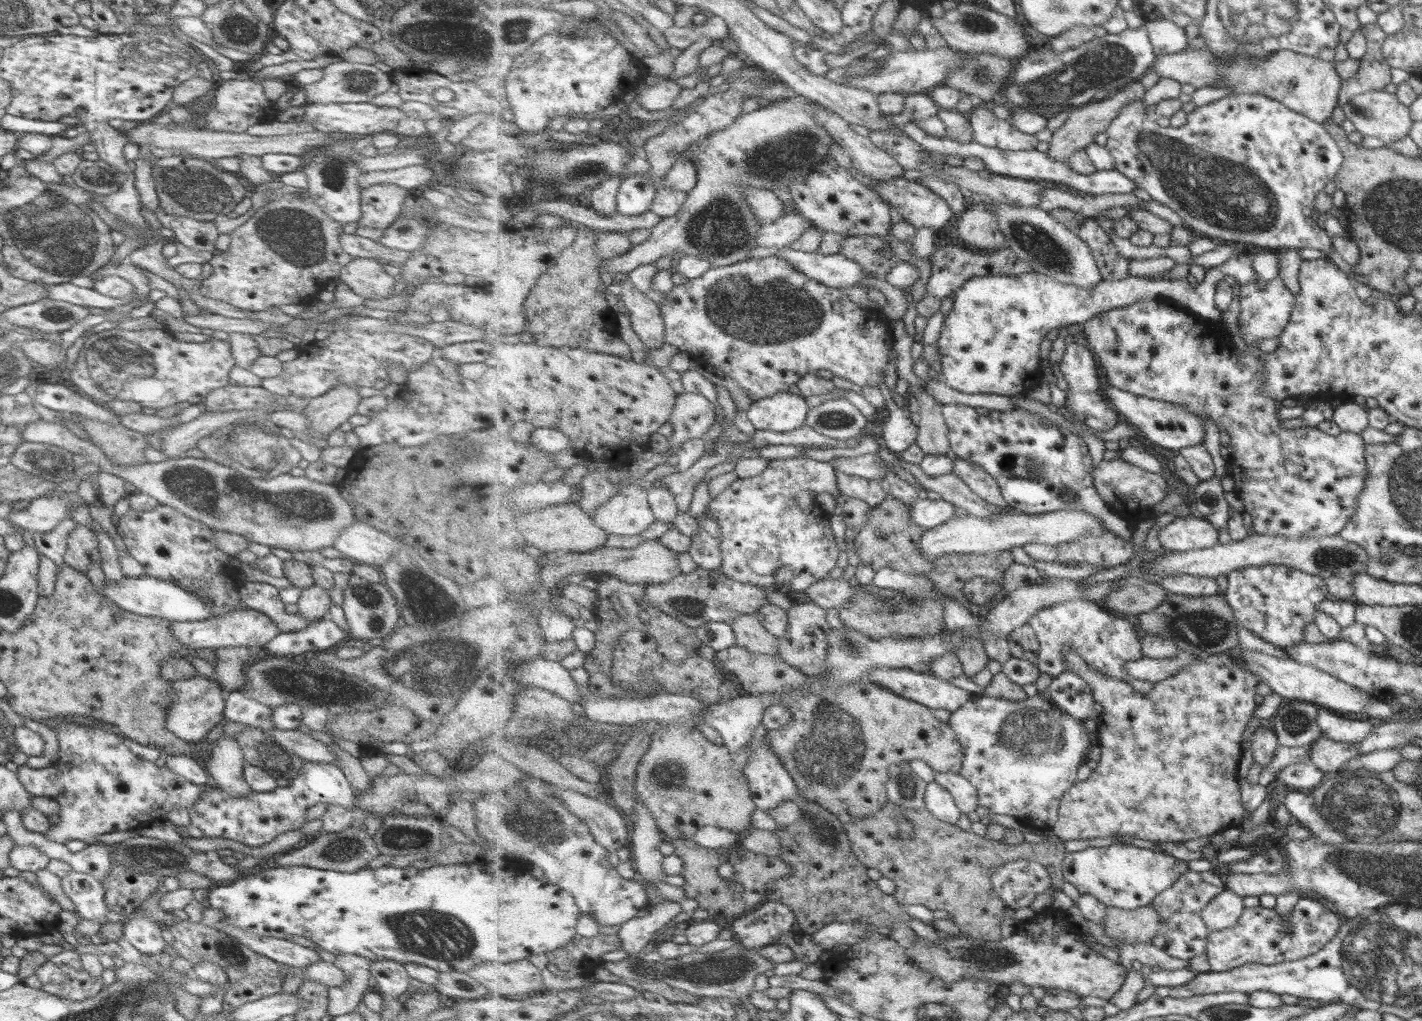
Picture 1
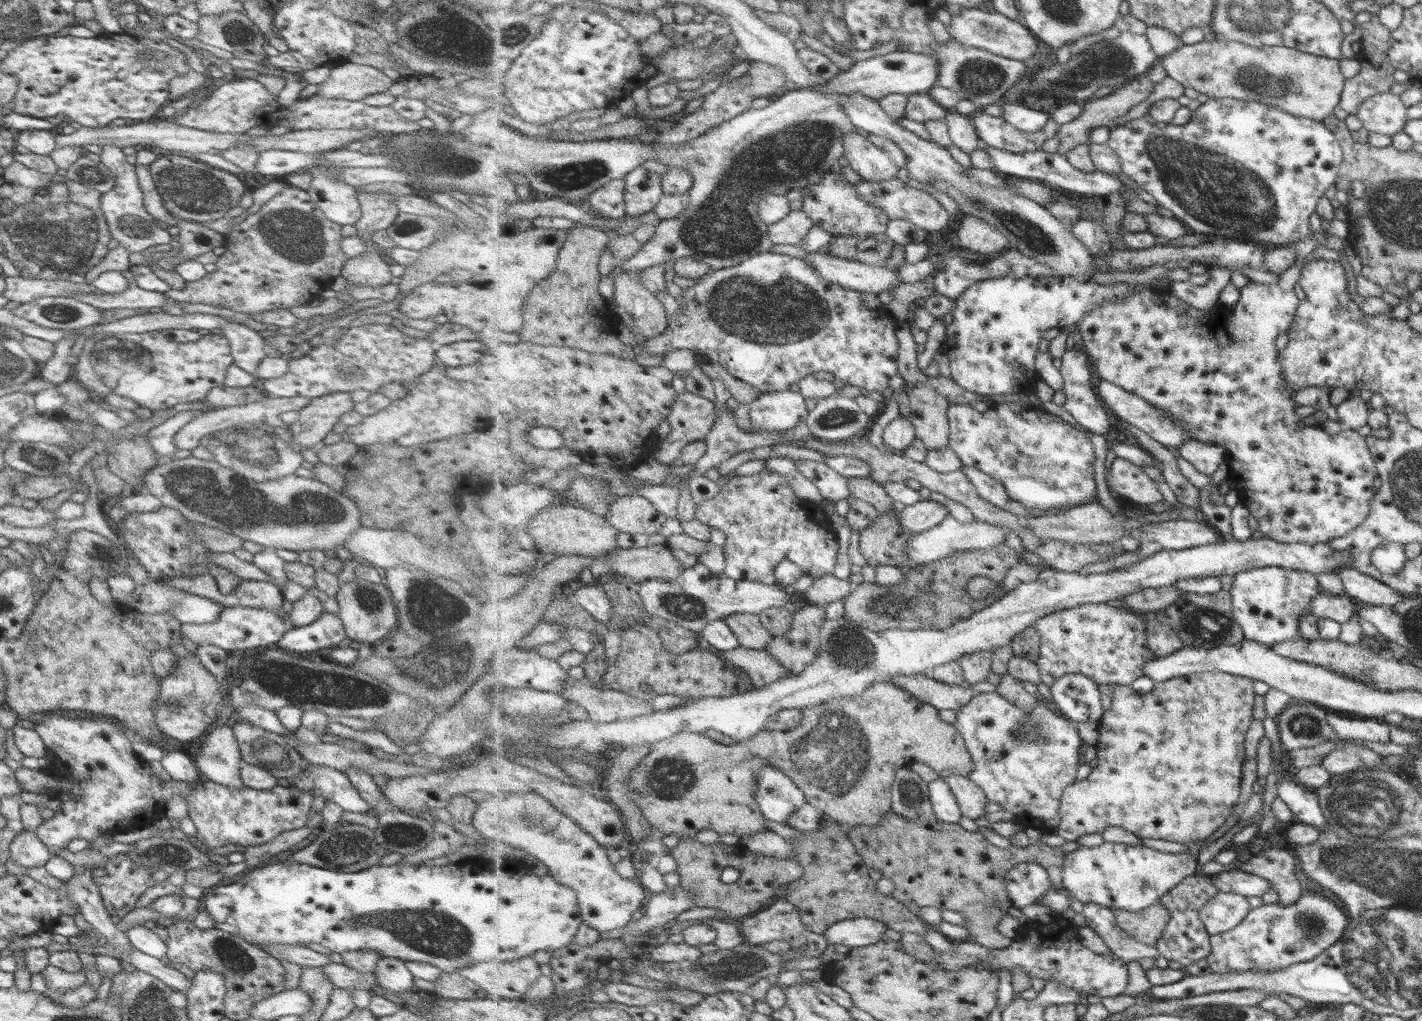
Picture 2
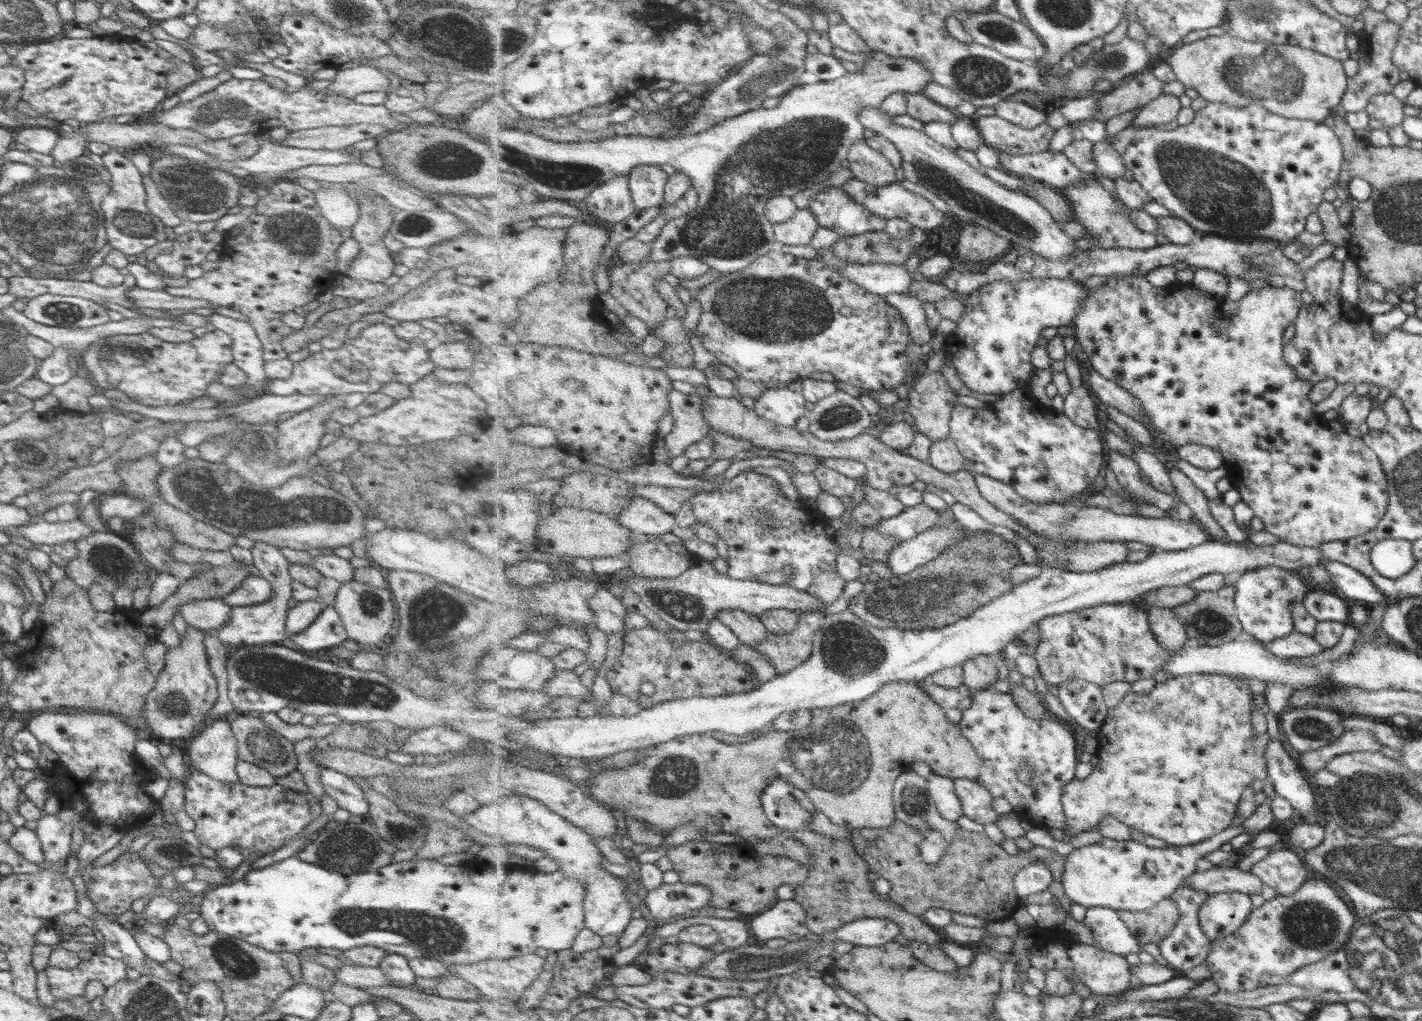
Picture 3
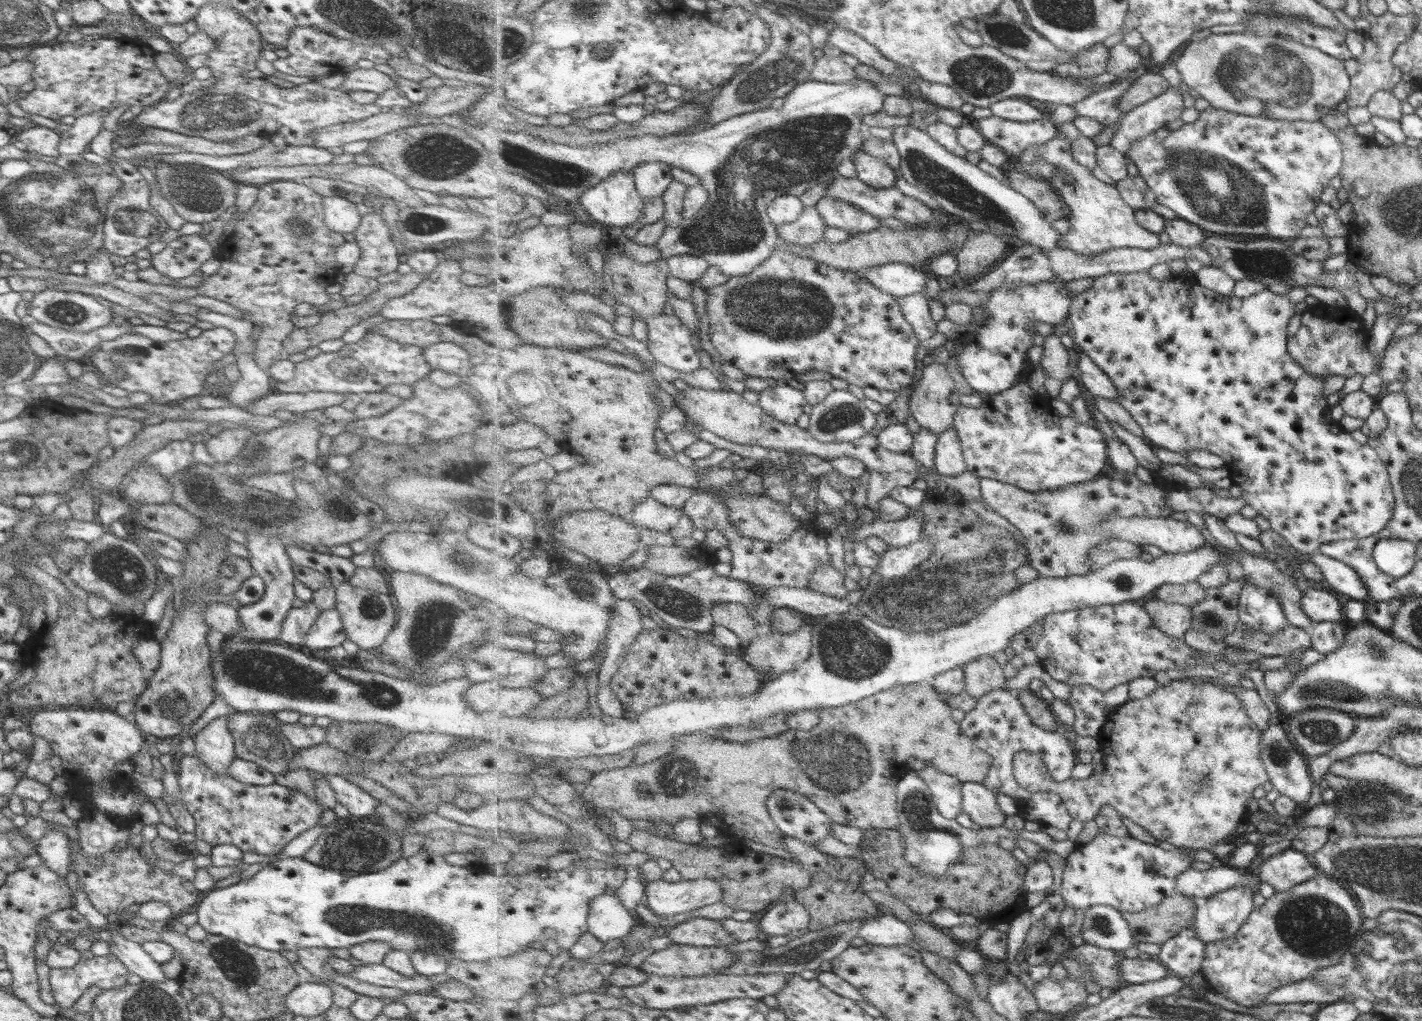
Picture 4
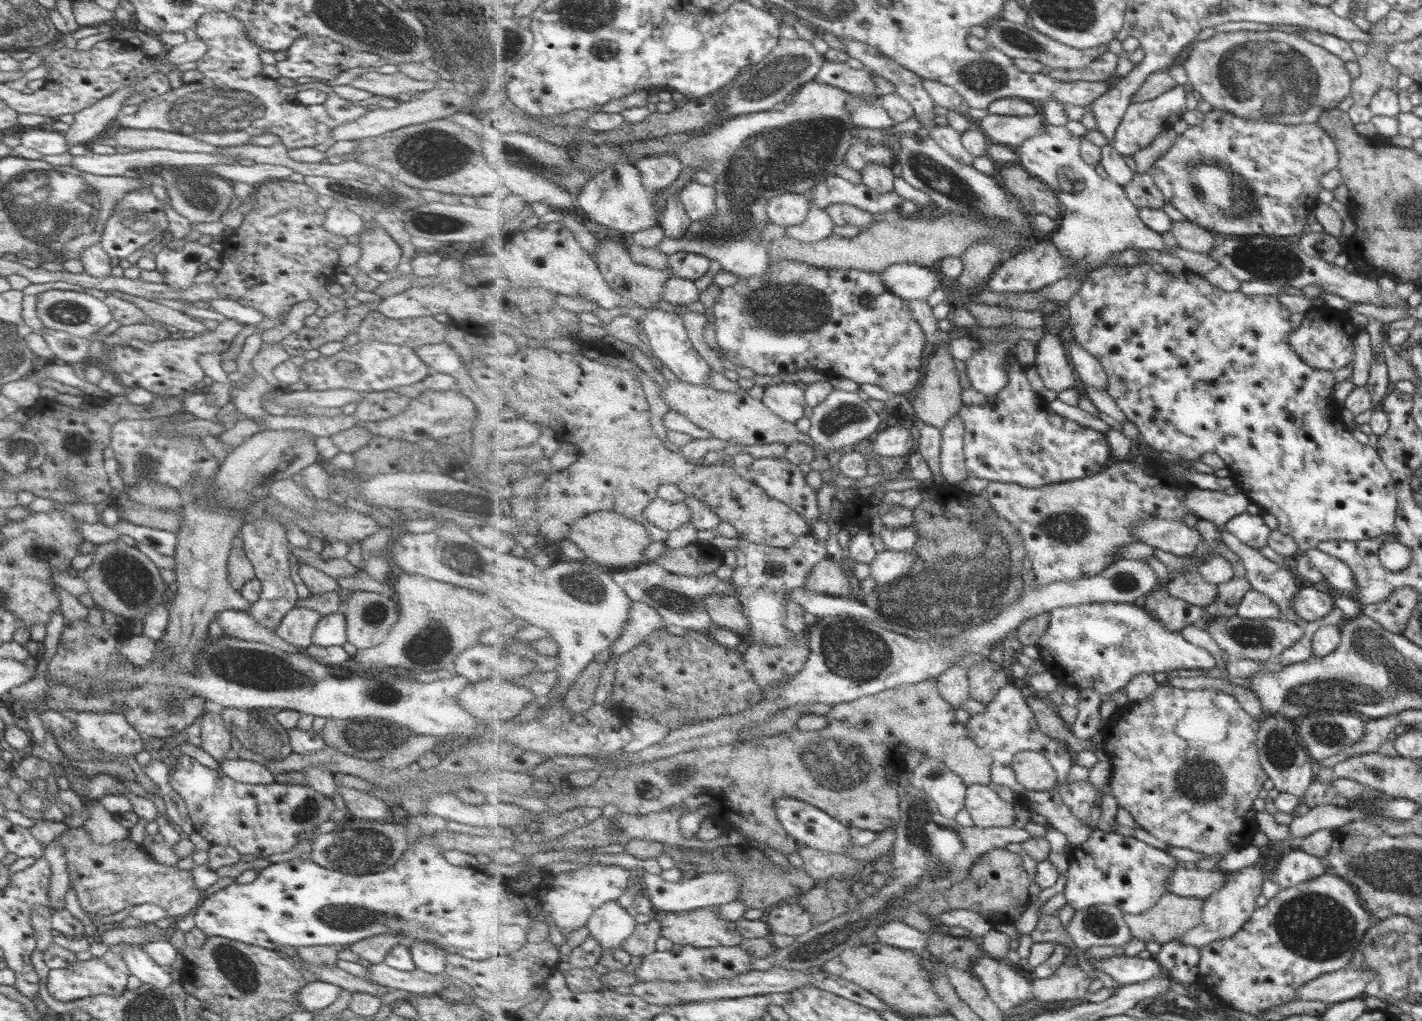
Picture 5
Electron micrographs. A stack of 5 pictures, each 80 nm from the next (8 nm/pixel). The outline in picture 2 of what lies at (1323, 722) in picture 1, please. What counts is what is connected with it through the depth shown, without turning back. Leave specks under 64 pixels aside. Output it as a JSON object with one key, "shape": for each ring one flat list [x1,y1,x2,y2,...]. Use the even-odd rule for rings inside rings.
{"shape":[[1324,712,1323,722,1331,726,1331,730,1335,731,1336,738,1339,740,1382,743,1389,741,1389,726,1372,718,1352,720]]}

